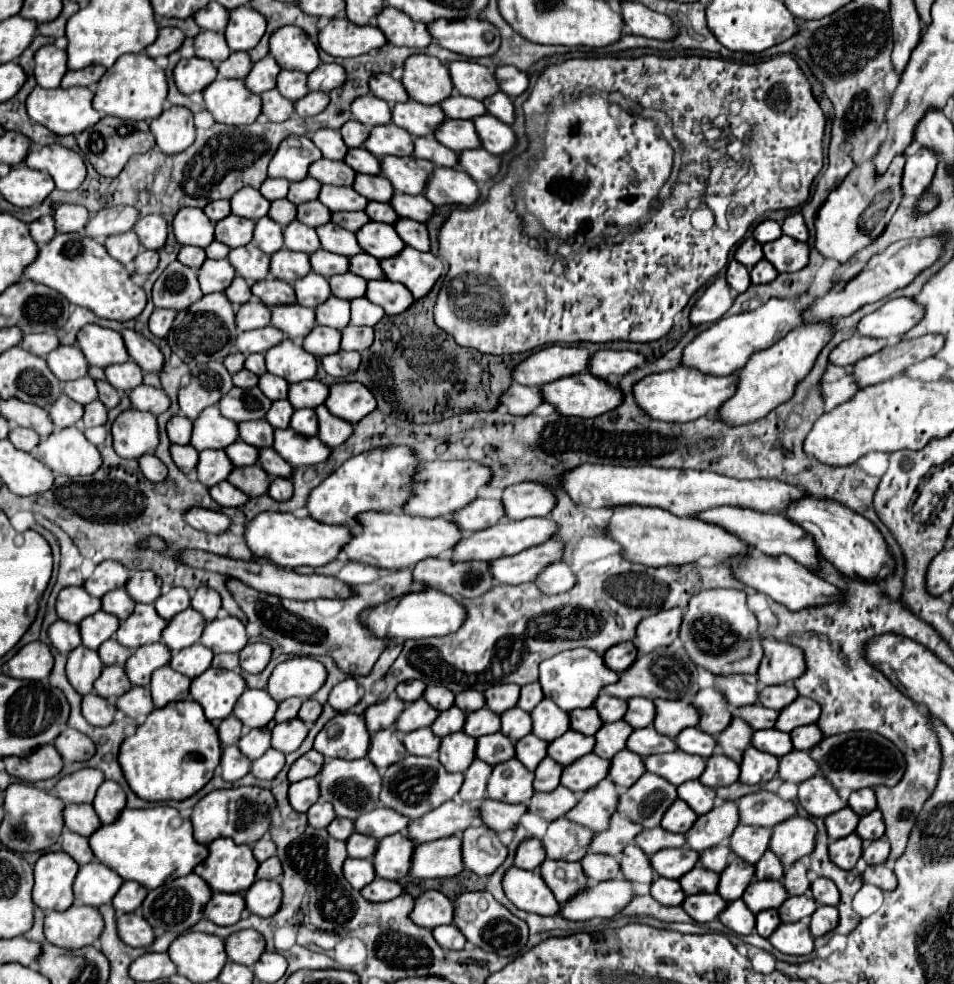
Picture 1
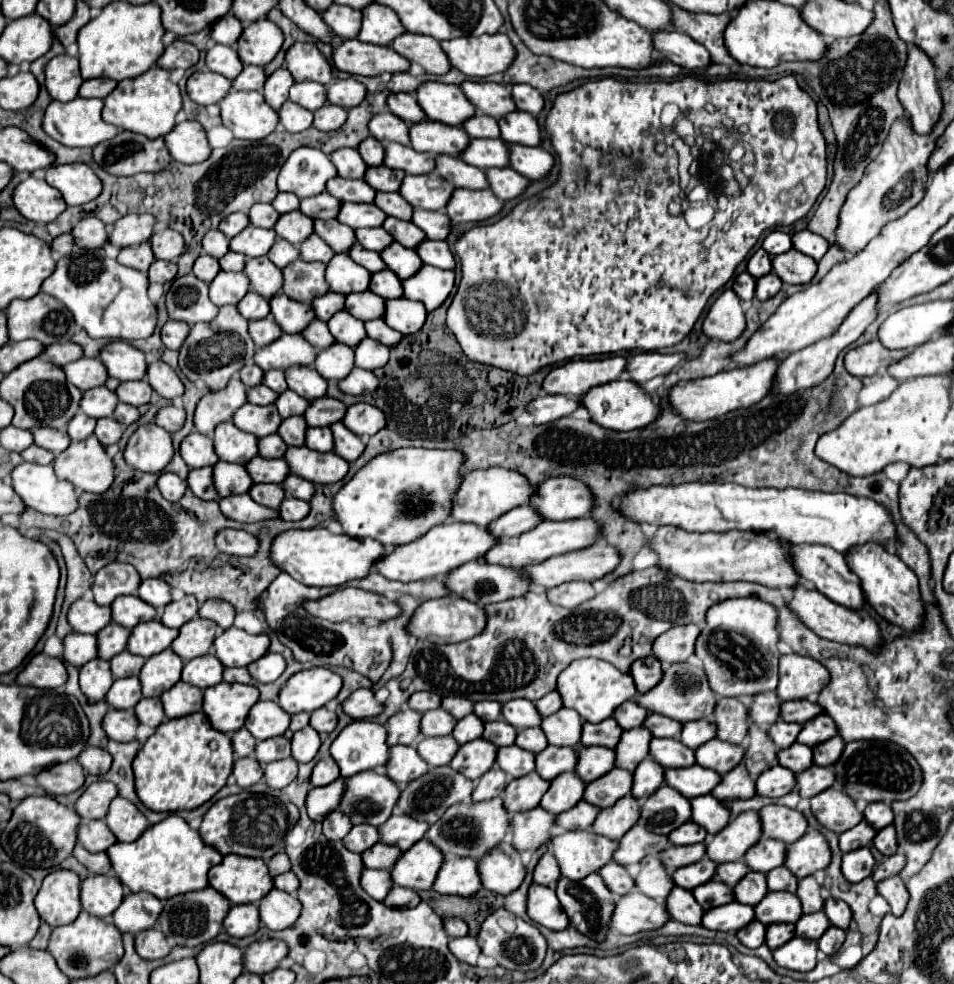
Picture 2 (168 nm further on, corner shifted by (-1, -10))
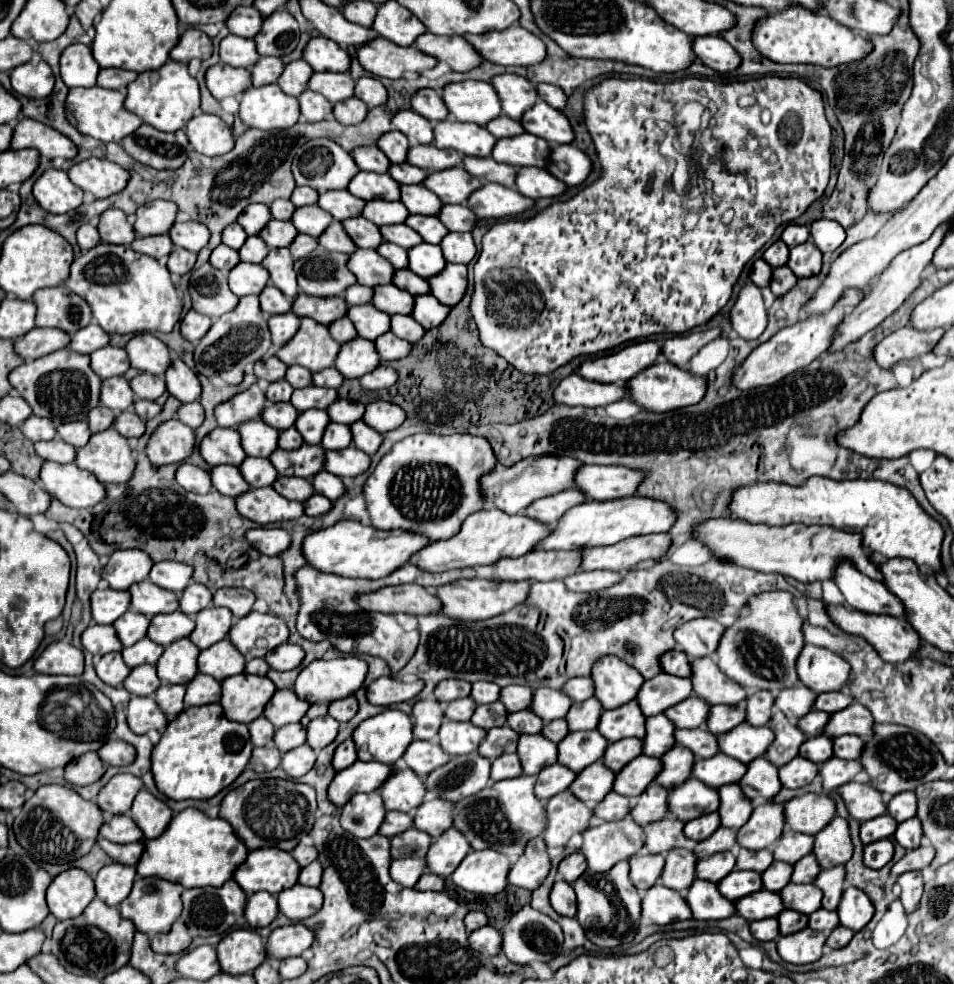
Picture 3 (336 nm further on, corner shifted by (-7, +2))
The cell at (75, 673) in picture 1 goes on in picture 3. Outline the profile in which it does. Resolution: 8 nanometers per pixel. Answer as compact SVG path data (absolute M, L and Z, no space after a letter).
M110 652L96 662L96 674L110 686L118 686L126 680L130 668L124 664L120 652Z

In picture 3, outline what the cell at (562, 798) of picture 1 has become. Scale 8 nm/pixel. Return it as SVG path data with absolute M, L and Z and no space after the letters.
M610 792L598 806L593 810L590 825L612 822L612 820L622 820L630 814L632 810L632 800L626 796L620 796L616 792Z

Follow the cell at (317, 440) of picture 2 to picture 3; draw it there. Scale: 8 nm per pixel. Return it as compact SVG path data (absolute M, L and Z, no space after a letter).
M330 422L328 428L326 428L326 432L324 432L322 446L324 446L326 450L336 450L336 448L348 448L350 444L352 444L350 426Z

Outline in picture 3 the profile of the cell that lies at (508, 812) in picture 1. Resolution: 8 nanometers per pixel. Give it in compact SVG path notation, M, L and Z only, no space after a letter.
M564 790L548 800L546 816L548 816L548 826L544 832L546 844L564 848L574 834L588 830L592 808L576 800L576 796L572 796L570 790Z

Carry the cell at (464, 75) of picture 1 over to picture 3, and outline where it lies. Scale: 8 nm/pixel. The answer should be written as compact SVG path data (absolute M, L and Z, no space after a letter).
M500 74L492 80L492 86L502 100L502 112L512 120L520 120L520 116L538 100L536 86L516 74Z

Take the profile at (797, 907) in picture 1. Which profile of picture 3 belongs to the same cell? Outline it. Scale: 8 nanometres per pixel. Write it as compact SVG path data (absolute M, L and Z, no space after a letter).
M820 908L820 910L816 910L816 912L810 914L808 926L810 926L812 930L820 930L820 932L826 932L826 934L828 934L828 932L832 932L836 926L840 926L840 920L838 920L838 914L836 914L836 912L830 912L830 910Z

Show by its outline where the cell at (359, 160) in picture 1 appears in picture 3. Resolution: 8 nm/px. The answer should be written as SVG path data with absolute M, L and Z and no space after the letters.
M404 162L404 164L392 164L390 170L388 170L388 174L396 182L400 182L400 184L422 184L424 176L428 176L426 170L416 168L416 166L408 164L408 162Z

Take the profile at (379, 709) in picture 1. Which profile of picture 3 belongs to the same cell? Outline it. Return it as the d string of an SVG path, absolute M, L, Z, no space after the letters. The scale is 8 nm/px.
M434 698L420 700L414 704L412 720L414 736L418 740L434 740L440 730L440 724L444 722L444 706Z

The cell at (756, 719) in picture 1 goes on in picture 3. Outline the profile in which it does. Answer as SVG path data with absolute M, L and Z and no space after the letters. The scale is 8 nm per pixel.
M812 710L808 716L804 716L804 720L800 718L798 726L804 734L810 734L812 738L814 736L822 736L824 734L824 724L828 724L830 716L826 712L818 712L818 710Z

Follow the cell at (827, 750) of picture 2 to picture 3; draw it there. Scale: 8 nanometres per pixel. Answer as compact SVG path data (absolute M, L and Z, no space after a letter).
M838 736L834 740L834 754L842 760L858 760L860 748L864 748L864 738L860 736Z

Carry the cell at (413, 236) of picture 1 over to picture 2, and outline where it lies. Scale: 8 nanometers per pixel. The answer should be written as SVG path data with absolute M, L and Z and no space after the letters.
M422 240L422 244L418 244L416 250L418 250L418 256L422 258L424 264L430 264L430 266L436 266L436 268L444 268L444 270L452 270L454 264L456 264L446 242Z

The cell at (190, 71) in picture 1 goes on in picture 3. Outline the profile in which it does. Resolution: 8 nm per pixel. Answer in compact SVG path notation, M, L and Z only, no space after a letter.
M216 64L206 72L206 86L216 100L222 100L226 96L238 96L244 88L250 88L252 76L246 68Z

